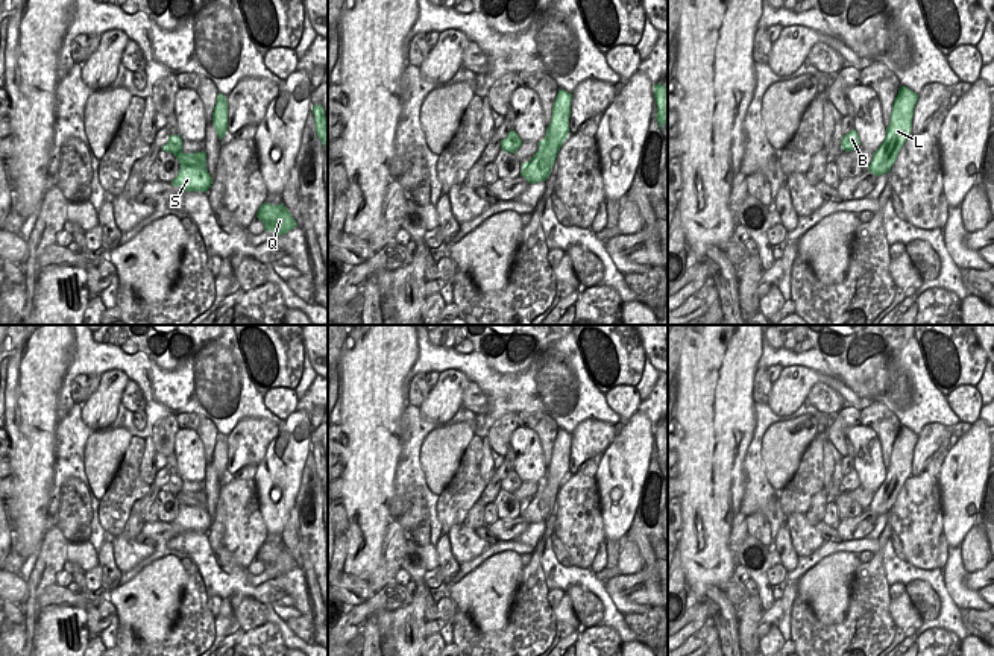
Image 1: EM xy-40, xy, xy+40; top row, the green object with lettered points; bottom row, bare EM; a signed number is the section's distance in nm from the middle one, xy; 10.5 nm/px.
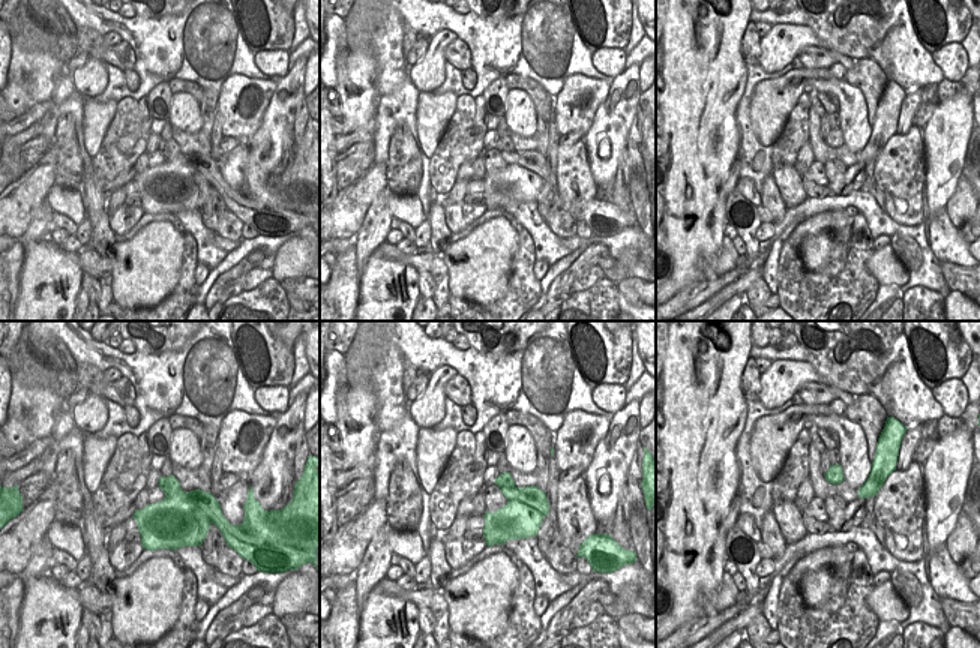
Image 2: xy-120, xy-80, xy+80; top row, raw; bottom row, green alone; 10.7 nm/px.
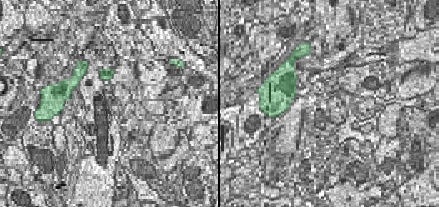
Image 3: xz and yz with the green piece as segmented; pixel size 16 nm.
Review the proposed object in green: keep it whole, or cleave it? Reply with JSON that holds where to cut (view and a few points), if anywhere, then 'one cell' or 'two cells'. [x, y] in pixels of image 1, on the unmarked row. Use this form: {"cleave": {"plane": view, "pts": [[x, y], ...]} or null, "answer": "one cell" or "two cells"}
{"cleave": null, "answer": "one cell"}

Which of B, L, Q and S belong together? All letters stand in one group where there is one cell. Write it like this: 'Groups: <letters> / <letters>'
Groups: B L Q S

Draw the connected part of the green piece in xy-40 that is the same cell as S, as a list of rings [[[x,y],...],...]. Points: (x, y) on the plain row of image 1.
[[[170,475],[168,483],[161,490],[170,492],[181,504],[178,516],[171,521],[173,527],[179,527],[181,533],[185,531],[208,531],[212,524],[212,518],[206,510],[206,494],[184,494],[182,478],[179,475]]]

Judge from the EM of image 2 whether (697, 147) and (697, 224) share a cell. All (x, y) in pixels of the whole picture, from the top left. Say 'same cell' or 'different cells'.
same cell

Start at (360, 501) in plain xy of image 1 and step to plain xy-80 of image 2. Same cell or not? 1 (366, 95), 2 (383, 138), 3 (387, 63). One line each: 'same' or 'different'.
1: same
2: different
3: different

